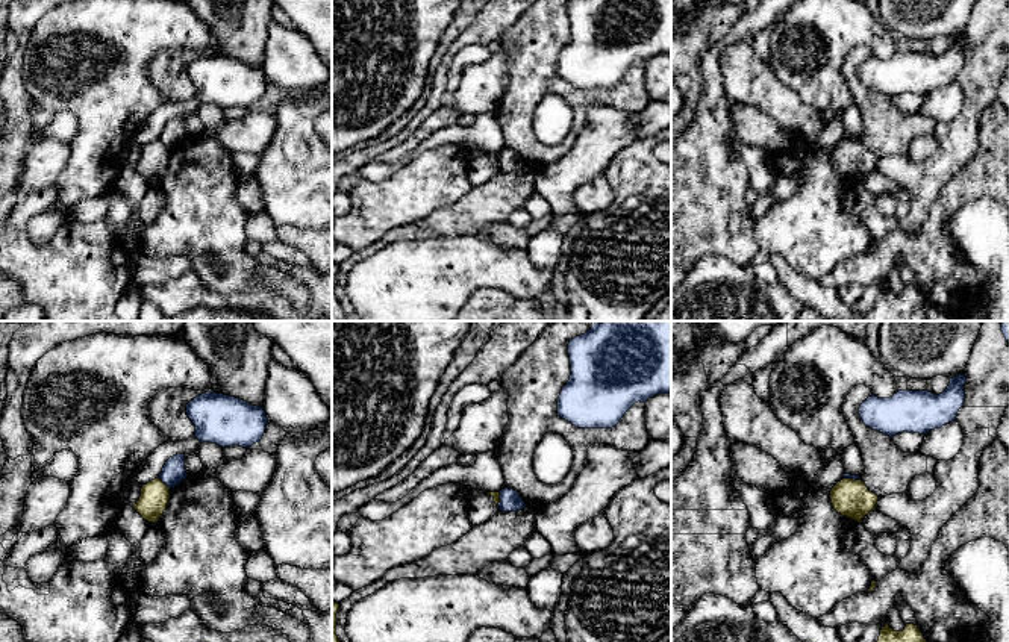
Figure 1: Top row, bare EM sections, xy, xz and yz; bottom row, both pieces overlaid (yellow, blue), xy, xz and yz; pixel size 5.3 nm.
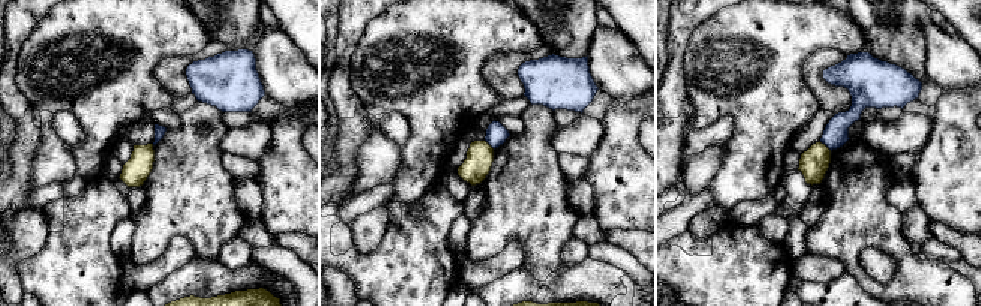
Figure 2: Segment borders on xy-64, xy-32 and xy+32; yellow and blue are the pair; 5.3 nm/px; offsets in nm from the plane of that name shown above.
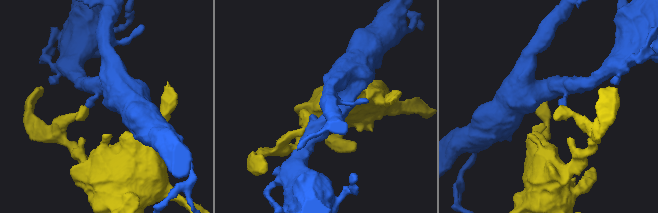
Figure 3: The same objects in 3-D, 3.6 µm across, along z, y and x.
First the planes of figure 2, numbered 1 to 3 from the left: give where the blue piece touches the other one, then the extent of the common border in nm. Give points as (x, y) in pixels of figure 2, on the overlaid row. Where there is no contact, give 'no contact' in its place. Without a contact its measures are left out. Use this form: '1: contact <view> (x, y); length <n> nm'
1: no contact
2: contact xy-32 (488, 144); length 80 nm
3: contact xy+32 (824, 144); length 90 nm

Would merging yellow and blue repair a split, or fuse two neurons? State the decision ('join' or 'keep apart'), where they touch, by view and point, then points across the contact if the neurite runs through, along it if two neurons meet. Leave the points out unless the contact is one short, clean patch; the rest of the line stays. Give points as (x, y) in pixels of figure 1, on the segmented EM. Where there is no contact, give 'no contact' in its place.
keep apart; contact xy (164, 483); border xy (158, 477), (170, 488)

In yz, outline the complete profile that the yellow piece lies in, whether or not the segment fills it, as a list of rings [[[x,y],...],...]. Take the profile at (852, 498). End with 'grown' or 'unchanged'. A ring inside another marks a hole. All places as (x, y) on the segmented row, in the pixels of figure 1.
[[[842,478],[830,491],[833,509],[857,522],[876,510],[879,497],[868,491],[862,480]]] | unchanged

